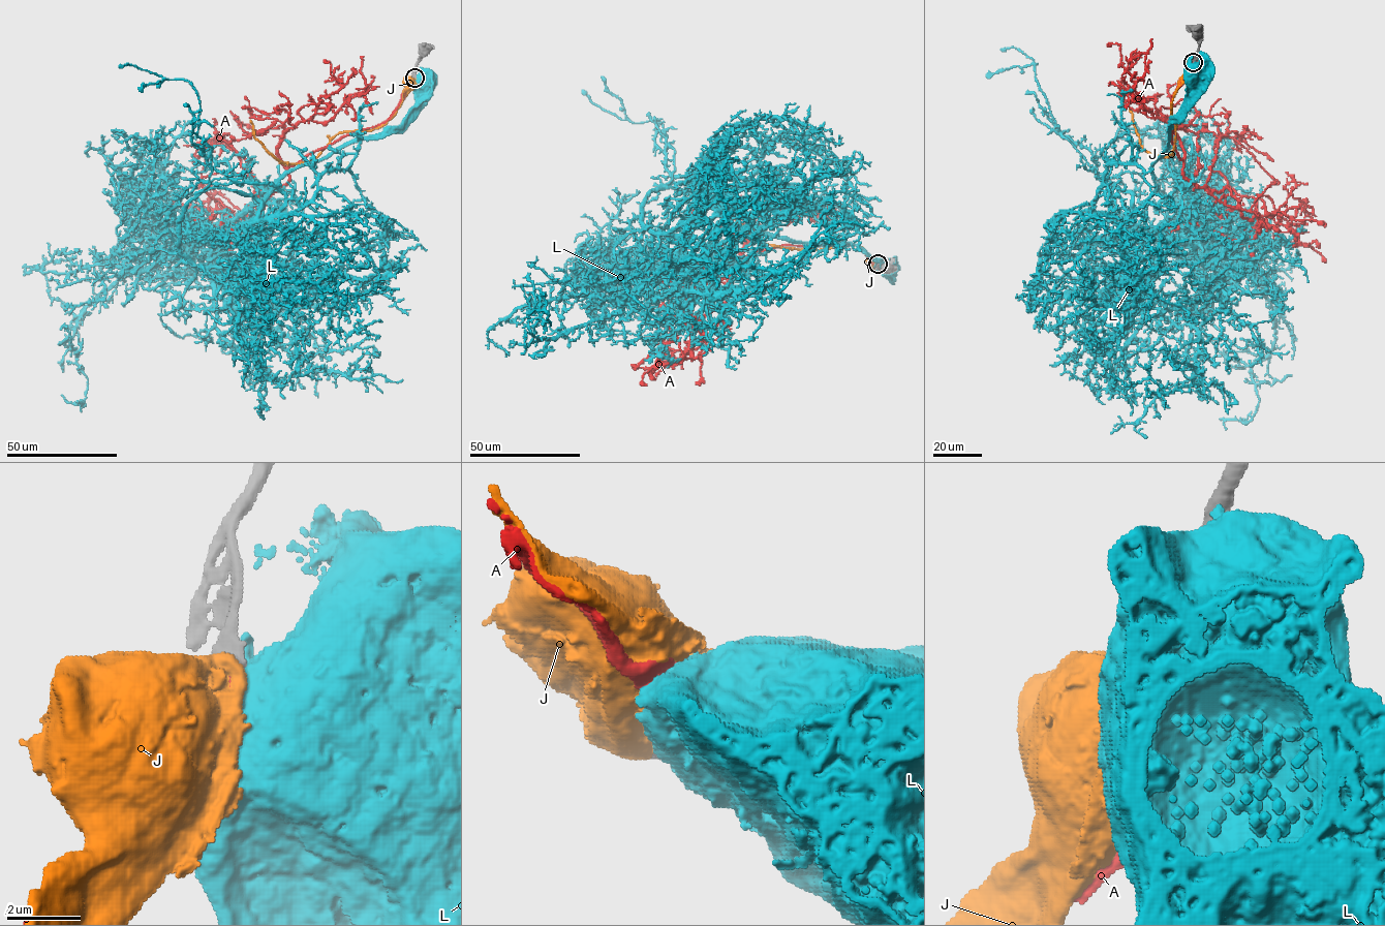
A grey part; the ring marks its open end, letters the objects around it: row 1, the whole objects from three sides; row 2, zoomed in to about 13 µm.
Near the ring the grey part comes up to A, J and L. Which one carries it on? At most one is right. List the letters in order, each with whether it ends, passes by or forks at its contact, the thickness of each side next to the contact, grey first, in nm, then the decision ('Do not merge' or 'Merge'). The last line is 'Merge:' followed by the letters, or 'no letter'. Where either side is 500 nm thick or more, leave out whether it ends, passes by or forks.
A: It ends there. Thickness 320 nm (grey) against 320 nm. Merge
J: Thickness 340 nm (grey) against 700 nm. Do not merge
L: Thickness 300 nm (grey) against 800 nm. Do not merge
Merge: A

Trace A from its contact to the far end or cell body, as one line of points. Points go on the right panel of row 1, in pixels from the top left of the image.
A: (1192, 62), (1171, 102), (1182, 176), (1242, 216), (1256, 210), (1242, 196), (1221, 233), (1118, 227)

